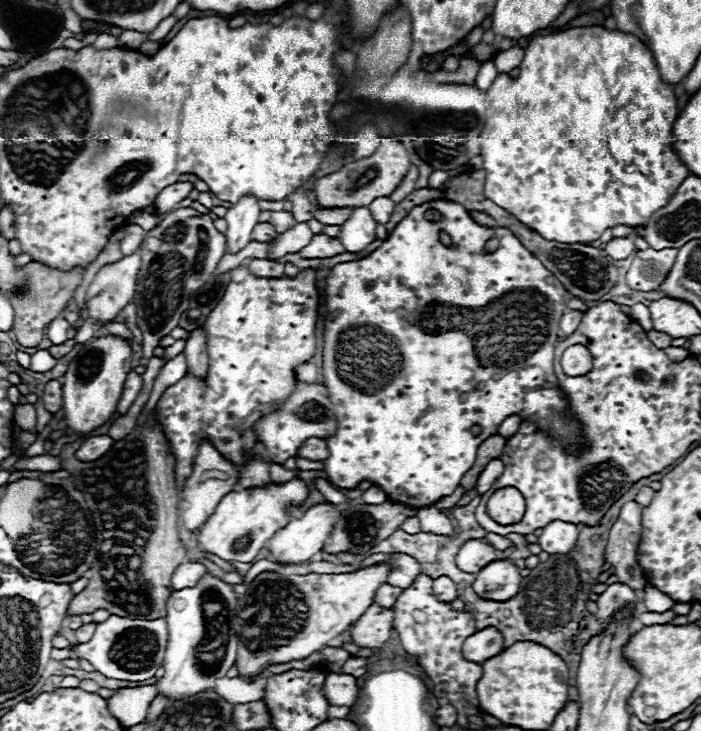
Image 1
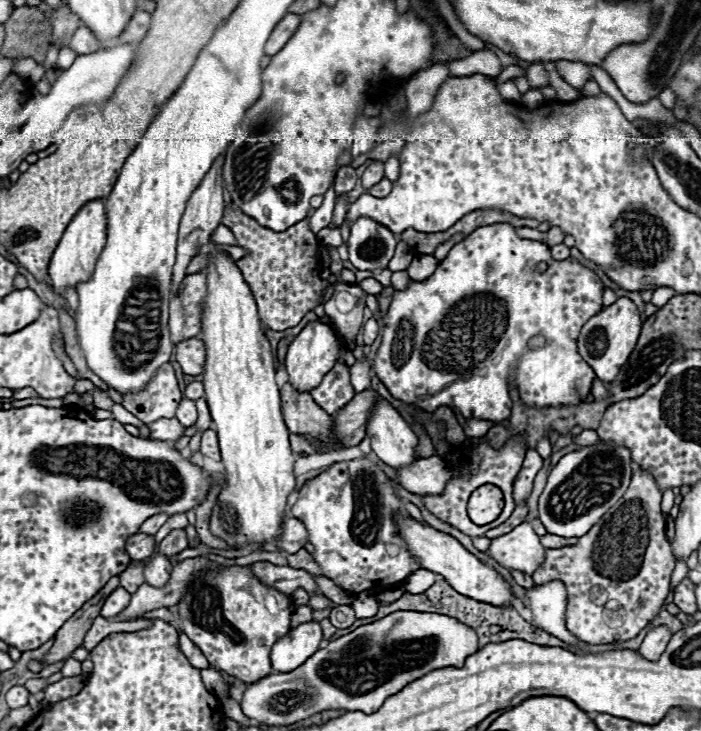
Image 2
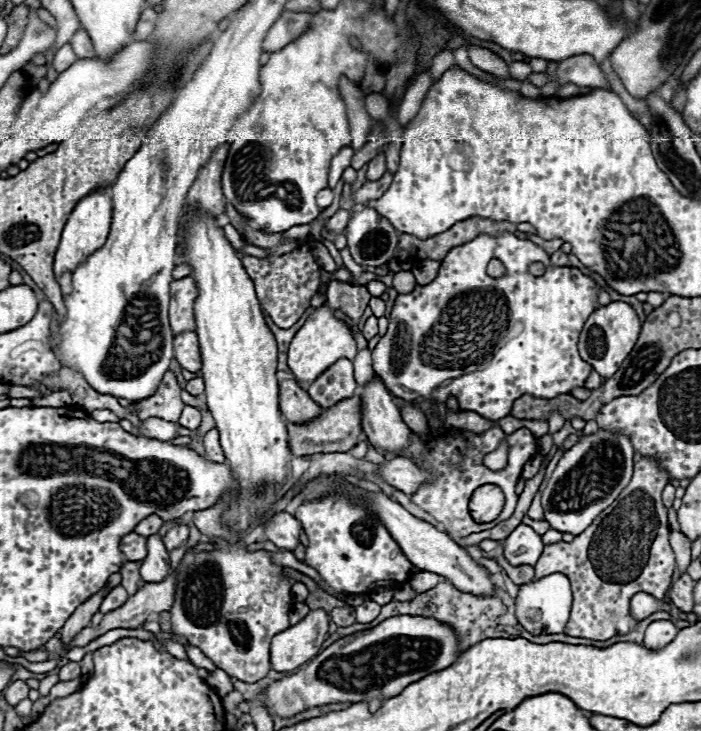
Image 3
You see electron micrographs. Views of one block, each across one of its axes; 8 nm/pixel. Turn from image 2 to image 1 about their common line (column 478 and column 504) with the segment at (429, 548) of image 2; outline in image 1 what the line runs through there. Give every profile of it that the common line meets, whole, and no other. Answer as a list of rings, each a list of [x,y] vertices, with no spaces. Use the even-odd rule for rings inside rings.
[[[494,560],[476,574],[472,590],[484,600],[510,600],[520,592],[520,580],[520,570],[510,560]]]

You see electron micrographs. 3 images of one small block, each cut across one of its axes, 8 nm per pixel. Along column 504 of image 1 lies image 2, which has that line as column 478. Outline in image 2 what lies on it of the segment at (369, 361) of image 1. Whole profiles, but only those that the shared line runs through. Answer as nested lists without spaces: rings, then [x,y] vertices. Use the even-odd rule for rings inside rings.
[[[492,224],[478,228],[448,252],[428,280],[410,282],[406,290],[394,292],[390,310],[384,316],[386,328],[382,344],[376,350],[374,372],[394,398],[416,404],[428,412],[434,412],[438,406],[452,406],[464,418],[506,420],[512,408],[508,394],[510,380],[516,382],[518,394],[528,406],[578,404],[582,402],[580,396],[584,398],[590,392],[594,371],[580,358],[576,338],[584,322],[602,310],[602,292],[604,286],[592,270],[576,260],[552,260],[546,244],[518,238],[514,226]],[[540,262],[548,264],[548,270],[542,274],[536,272],[536,264]],[[534,336],[544,336],[546,344],[528,348]]]

